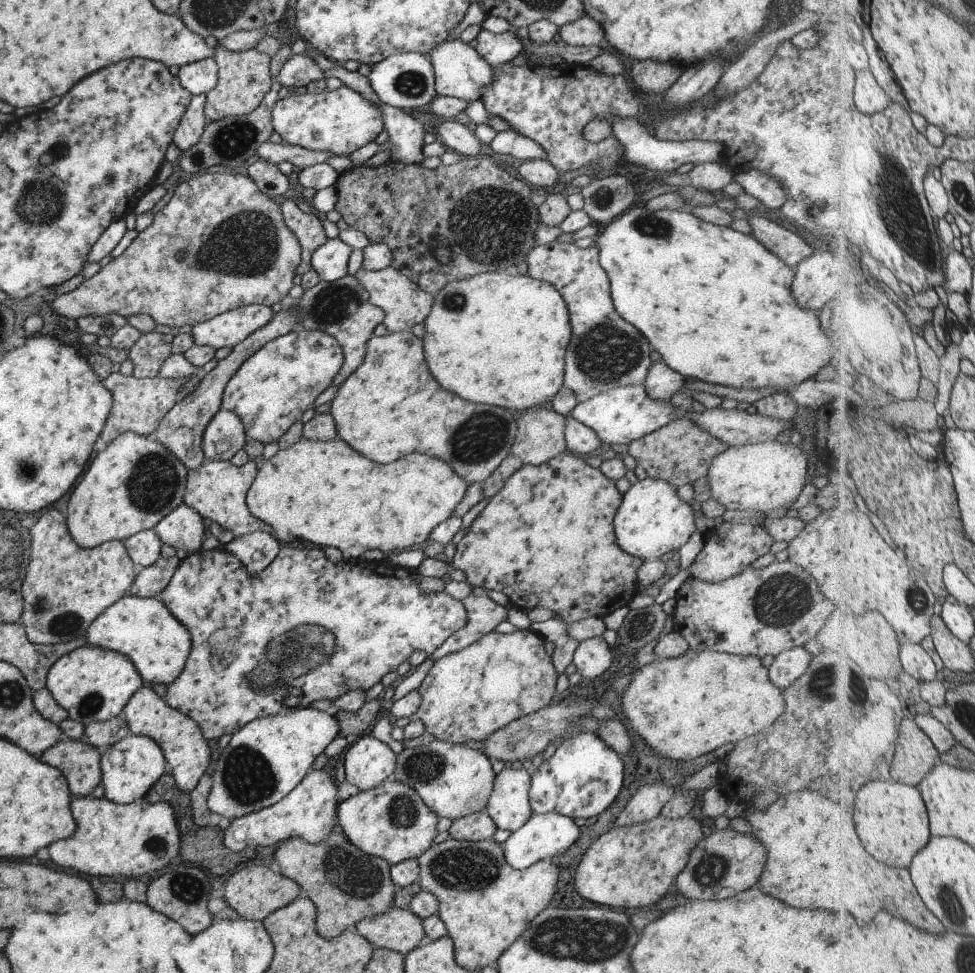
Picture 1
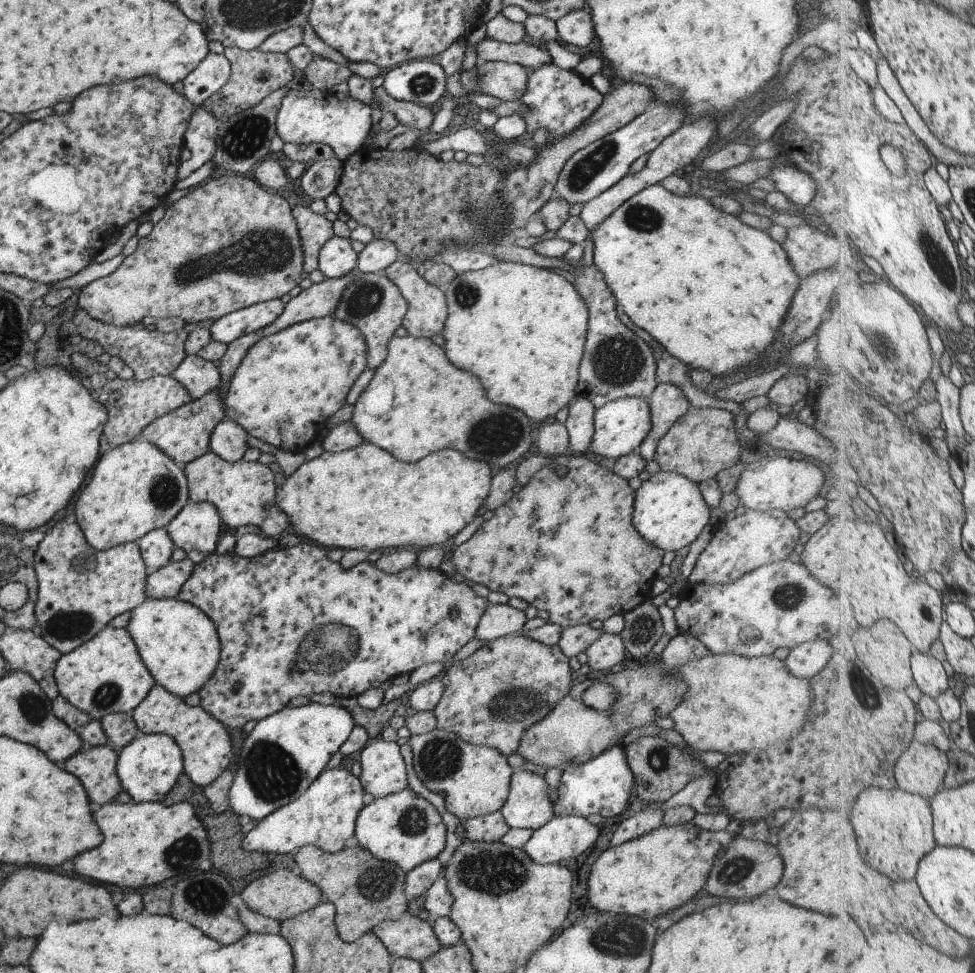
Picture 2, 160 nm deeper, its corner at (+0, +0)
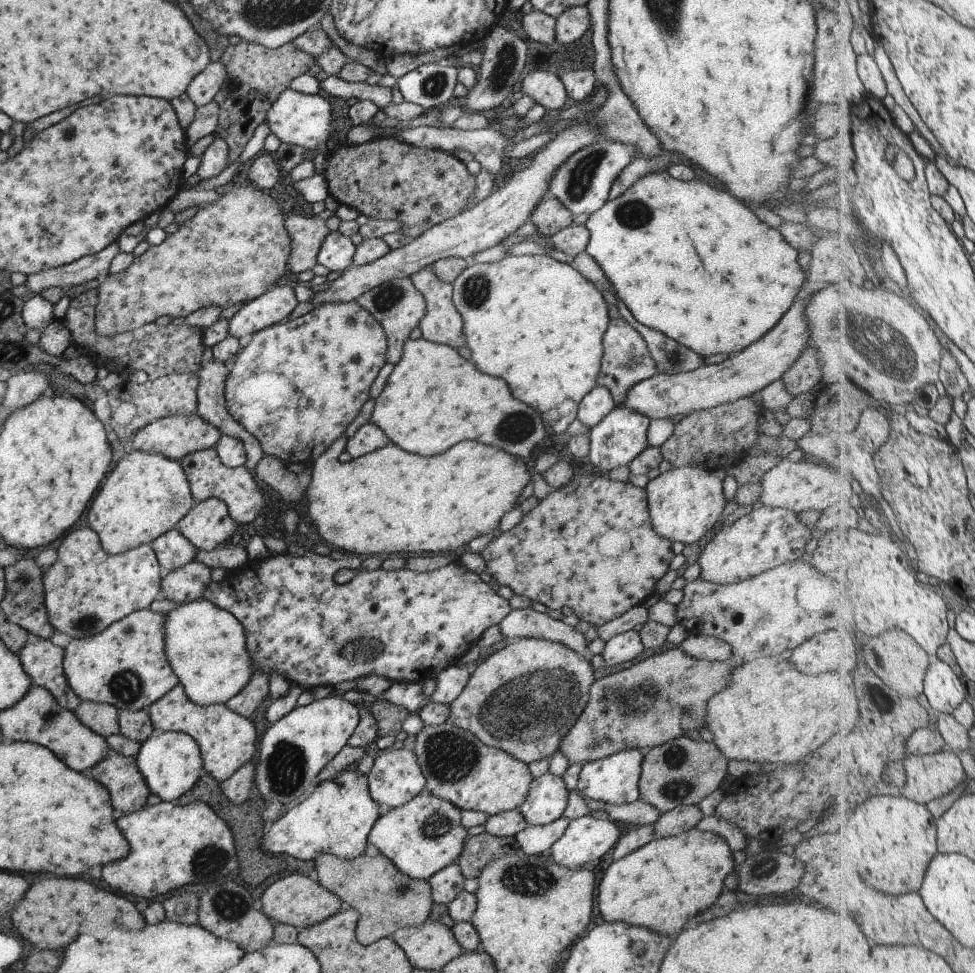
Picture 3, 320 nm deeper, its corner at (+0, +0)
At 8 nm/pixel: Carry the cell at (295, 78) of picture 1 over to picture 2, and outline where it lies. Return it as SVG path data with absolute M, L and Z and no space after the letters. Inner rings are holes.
M319 55L315 56L307 68L302 69L302 71L304 71L305 80L310 82L315 89L328 92L333 90L335 84L347 82L347 78L352 75L351 66L341 66Z

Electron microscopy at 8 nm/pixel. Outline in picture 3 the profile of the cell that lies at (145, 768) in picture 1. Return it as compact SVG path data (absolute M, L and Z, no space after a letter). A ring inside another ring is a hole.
M159 731L139 743L139 750L134 757L137 772L145 782L149 794L156 795L161 801L175 802L197 783L197 778L204 775L201 756L197 744L185 733L175 731Z

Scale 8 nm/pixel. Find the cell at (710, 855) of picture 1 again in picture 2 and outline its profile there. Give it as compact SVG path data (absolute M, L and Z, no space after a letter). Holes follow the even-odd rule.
M736 836L725 850L715 855L710 873L705 880L705 890L719 898L749 900L753 896L771 890L781 878L781 872L783 872L783 864L773 845Z

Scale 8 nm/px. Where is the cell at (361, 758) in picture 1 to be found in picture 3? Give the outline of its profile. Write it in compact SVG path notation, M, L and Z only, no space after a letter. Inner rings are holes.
M410 748L381 753L366 776L368 792L376 804L396 808L424 792L425 778Z

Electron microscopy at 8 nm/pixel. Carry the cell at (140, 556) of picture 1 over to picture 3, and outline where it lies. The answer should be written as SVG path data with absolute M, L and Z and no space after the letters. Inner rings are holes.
M175 529L157 536L155 540L149 542L149 546L157 558L160 571L164 574L192 562L198 551L189 540L185 540Z

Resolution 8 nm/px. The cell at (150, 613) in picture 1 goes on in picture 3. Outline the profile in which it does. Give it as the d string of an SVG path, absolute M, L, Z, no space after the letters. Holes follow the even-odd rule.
M200 598L181 603L181 606L163 612L163 616L165 660L189 702L200 706L223 705L252 678L251 660L243 646L243 628L229 612Z

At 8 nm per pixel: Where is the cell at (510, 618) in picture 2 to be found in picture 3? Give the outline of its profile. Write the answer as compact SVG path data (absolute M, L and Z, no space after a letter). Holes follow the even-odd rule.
M530 608L512 609L509 614L497 622L497 627L505 638L535 638L549 640L555 643L561 643L567 646L569 650L578 654L585 654L585 640L589 640L589 635L580 634L573 630L571 626L563 624L561 620L552 620L547 614L540 614Z

